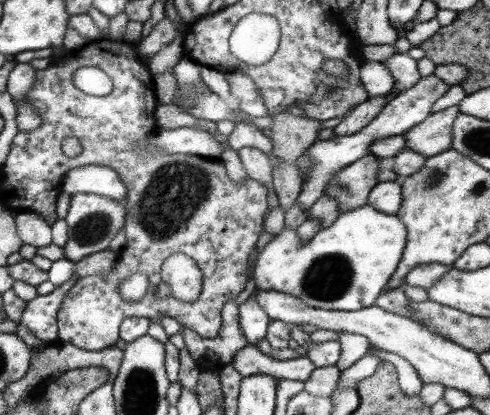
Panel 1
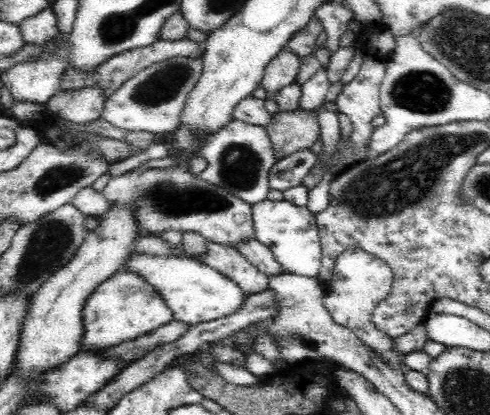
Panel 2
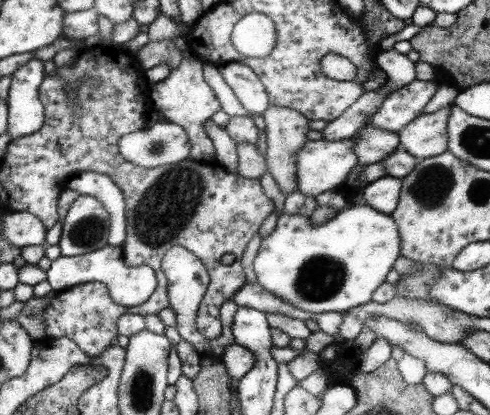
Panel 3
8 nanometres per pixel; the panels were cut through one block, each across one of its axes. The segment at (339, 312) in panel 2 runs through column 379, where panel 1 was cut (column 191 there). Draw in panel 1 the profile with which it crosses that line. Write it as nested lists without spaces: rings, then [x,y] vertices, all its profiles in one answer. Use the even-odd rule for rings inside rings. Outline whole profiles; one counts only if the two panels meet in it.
[[[171,254],[161,266],[161,282],[171,290],[173,300],[195,302],[201,294],[203,274],[197,270],[193,258],[185,254]],[[229,300],[223,306],[221,330],[219,330],[217,338],[213,338],[213,340],[199,338],[187,326],[181,328],[179,334],[183,338],[185,350],[189,352],[193,362],[199,366],[199,370],[213,370],[213,368],[223,370],[233,360],[235,352],[239,352],[241,348],[247,346],[245,338],[239,330],[239,314],[237,312],[239,312],[239,306],[235,300]]]

